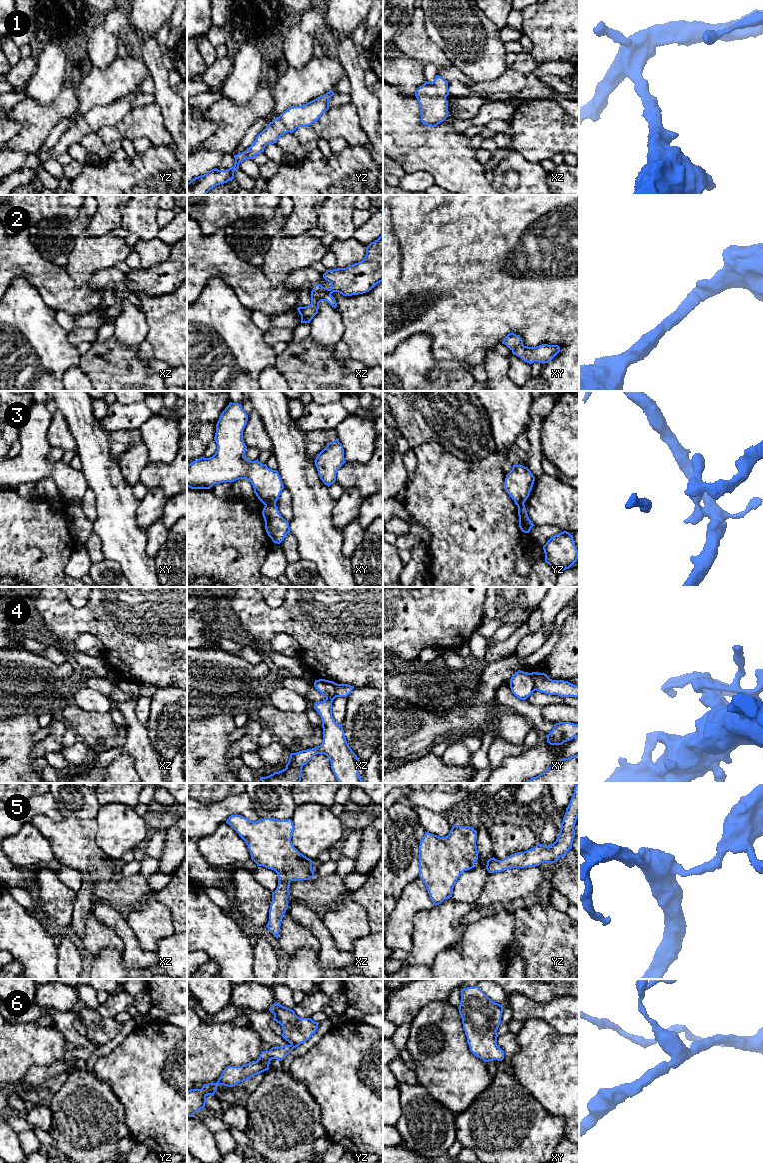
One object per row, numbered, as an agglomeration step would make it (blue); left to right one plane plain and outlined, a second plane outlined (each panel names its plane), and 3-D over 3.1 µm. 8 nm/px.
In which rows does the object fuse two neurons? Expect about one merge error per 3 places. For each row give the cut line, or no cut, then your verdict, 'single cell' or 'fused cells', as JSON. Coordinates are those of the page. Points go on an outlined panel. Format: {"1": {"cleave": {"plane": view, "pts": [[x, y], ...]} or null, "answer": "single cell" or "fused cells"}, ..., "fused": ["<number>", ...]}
{"1": {"cleave": null, "answer": "single cell"}, "2": {"cleave": null, "answer": "single cell"}, "3": {"cleave": {"plane": "xy", "pts": [[275, 503], [265, 505]]}, "answer": "fused cells"}, "4": {"cleave": {"plane": "xy", "pts": [[530, 673], [535, 689]]}, "answer": "fused cells"}, "5": {"cleave": null, "answer": "single cell"}, "6": {"cleave": null, "answer": "single cell"}, "fused": ["3", "4"]}

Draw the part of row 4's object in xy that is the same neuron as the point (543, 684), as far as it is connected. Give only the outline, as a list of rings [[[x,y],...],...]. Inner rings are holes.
[[[531,673],[535,690],[548,695],[579,698],[579,687],[568,681],[552,680],[545,673]]]

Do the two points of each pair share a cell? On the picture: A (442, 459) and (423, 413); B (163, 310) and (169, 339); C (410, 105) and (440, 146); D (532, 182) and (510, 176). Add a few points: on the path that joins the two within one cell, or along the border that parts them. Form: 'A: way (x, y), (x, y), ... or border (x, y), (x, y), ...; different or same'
A: border (413, 449), (423, 443), (438, 442), (455, 455); different
B: way (169, 317), (169, 332); same
C: way (410, 116), (410, 120), (429, 139); same
D: border (519, 175), (507, 170), (502, 175), (500, 184); different

